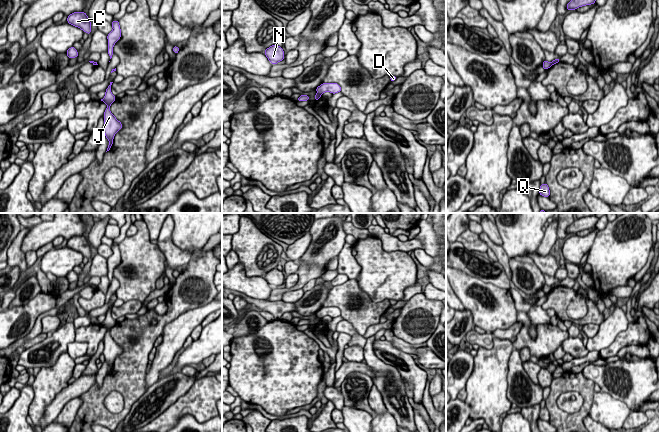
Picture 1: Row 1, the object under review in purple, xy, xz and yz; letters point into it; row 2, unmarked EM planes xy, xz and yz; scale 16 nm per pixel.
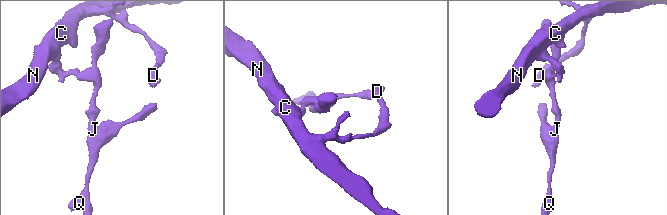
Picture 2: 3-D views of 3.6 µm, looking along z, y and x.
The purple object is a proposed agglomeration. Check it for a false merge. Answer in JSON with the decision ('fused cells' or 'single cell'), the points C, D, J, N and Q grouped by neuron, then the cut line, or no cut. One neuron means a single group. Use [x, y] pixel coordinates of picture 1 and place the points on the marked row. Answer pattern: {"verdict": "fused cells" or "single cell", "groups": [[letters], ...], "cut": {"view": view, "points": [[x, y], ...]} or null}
{"verdict": "fused cells", "groups": [["C", "D", "N"], ["J", "Q"]], "cut": {"view": "xz", "points": [[317, 92], [320, 94]]}}

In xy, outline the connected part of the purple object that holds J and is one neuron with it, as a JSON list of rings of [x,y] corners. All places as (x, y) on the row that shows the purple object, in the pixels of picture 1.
[[[110,82],[110,85],[107,87],[105,91],[105,97],[101,99],[106,105],[107,108],[104,112],[104,126],[103,131],[105,133],[105,137],[109,141],[109,145],[107,151],[109,151],[113,144],[113,139],[115,134],[122,129],[122,123],[116,119],[116,117],[110,111],[110,105],[116,100],[116,97],[111,93],[111,85],[113,82]]]

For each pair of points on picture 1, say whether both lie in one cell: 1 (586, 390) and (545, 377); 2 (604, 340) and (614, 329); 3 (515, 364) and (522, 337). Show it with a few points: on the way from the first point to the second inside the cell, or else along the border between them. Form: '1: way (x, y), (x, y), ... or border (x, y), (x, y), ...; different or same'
1: border (553, 379), (549, 386); different
2: way (606, 337), (611, 332); same
3: border (514, 348), (518, 351); different

